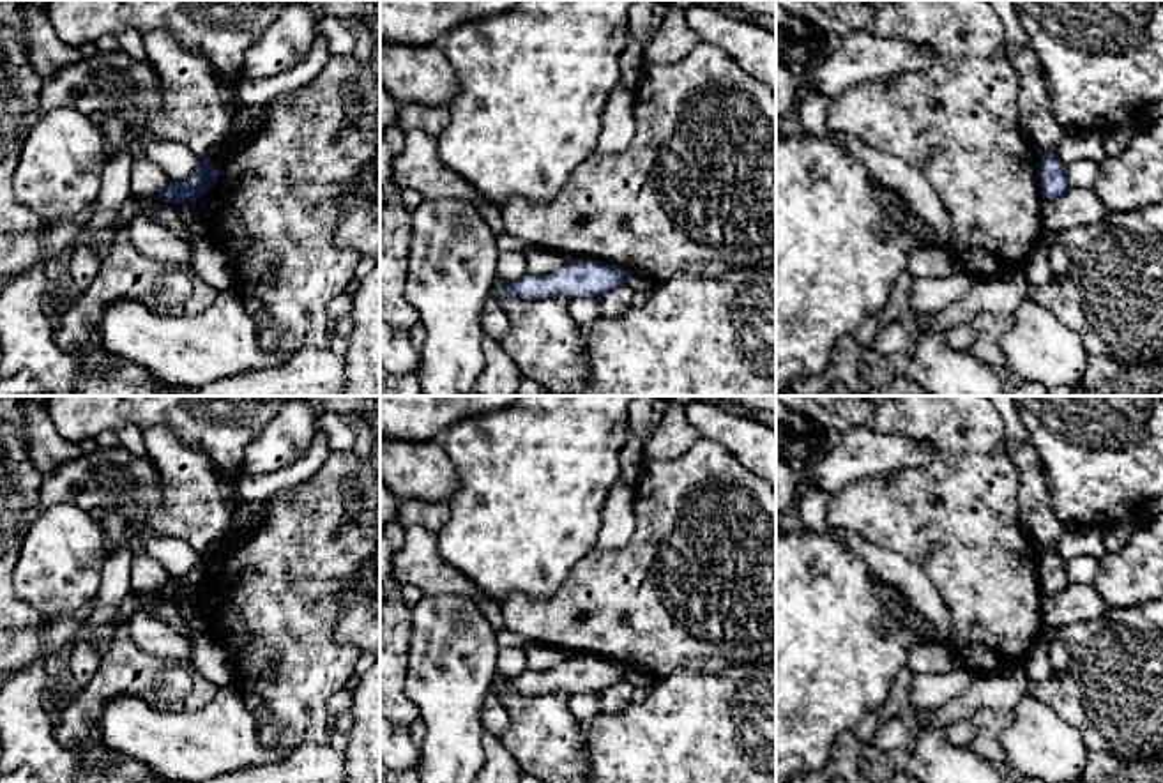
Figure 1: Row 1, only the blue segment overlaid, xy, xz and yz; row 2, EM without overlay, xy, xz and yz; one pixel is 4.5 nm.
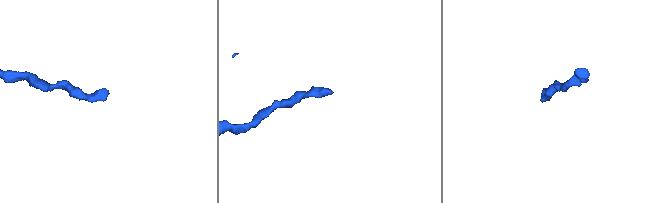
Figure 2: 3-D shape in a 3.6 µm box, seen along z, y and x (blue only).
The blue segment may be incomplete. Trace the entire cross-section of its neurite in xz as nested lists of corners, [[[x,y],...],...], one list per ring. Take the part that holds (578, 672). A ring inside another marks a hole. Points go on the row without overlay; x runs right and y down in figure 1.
[[[571,654],[546,672],[525,670],[507,675],[497,695],[516,689],[525,695],[550,693],[555,689],[573,693],[601,691],[626,679],[627,666],[592,654]]]

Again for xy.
[[[201,553],[198,564],[187,574],[170,576],[157,592],[171,599],[198,596],[216,580],[217,573],[219,567],[214,564],[214,559]]]

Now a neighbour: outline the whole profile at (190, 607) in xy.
[[[200,596],[177,599],[184,620],[196,631],[209,633],[209,619],[201,608]]]

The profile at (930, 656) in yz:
[[[923,642],[908,650],[908,665],[914,673],[946,673],[962,668],[954,652],[940,642]]]

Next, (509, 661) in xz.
[[[500,647],[497,652],[497,672],[500,675],[520,675],[527,670],[527,658],[521,649]]]

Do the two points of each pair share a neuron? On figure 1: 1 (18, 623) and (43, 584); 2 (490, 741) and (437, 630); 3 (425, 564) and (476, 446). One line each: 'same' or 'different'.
1: different
2: different
3: different

